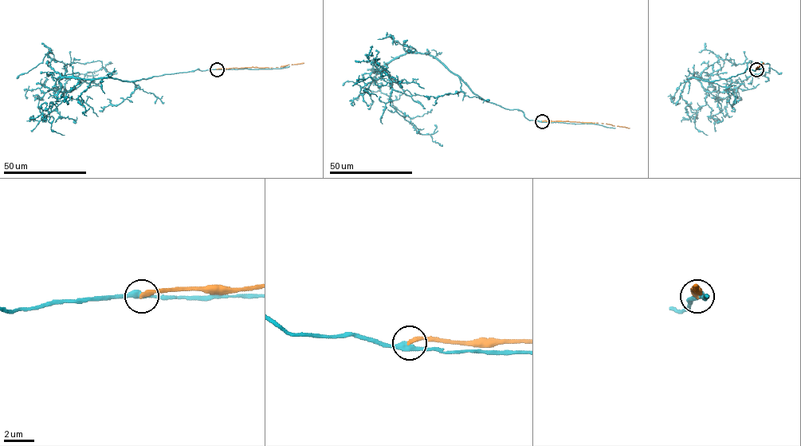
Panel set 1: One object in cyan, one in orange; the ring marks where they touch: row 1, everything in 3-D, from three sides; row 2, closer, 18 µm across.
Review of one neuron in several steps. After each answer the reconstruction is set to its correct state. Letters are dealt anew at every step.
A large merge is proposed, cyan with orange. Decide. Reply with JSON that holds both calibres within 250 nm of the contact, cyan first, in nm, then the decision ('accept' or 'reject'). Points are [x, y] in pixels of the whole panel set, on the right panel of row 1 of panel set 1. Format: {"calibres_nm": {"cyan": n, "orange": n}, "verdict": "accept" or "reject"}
{"calibres_nm": {"cyan": 340, "orange": 260}, "verdict": "reject"}

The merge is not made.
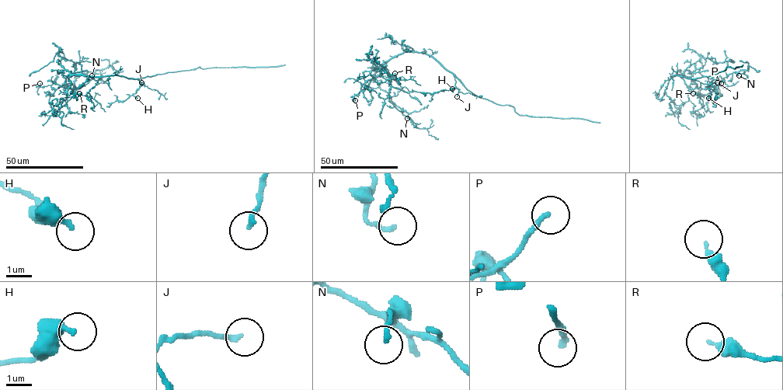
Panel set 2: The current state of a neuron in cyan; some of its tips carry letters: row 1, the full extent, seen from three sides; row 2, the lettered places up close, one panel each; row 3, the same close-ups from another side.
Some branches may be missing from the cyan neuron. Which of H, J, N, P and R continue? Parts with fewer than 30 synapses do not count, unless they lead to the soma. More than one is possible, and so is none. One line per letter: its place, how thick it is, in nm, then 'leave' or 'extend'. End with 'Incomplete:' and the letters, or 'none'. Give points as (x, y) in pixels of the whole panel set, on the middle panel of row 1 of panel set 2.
H: at (452, 88); 320 nm thick; leave
J: at (457, 96); 170 nm thick; extend
N: at (407, 118); 170 nm thick; leave
P: at (355, 100); 220 nm thick; leave
R: at (394, 73); 280 nm thick; leave
Incomplete: J

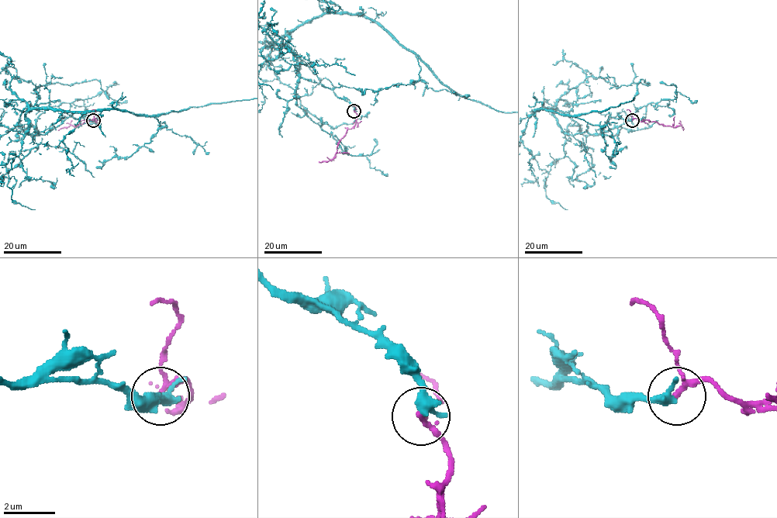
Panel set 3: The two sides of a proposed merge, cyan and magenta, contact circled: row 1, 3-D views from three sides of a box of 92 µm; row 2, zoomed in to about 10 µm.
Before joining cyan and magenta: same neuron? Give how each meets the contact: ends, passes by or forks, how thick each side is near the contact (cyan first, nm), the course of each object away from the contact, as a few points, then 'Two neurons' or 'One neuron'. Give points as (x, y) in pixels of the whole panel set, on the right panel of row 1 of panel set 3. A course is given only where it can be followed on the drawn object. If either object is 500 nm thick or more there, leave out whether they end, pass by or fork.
At the ring cyan ends. At the ring magenta passes by. Thickness 440 nm (cyan) against 160 nm. Course of magenta: (632, 120), (635, 118), (640, 121), (649, 119), (665, 126), (681, 126), (683, 130). Two neurons

